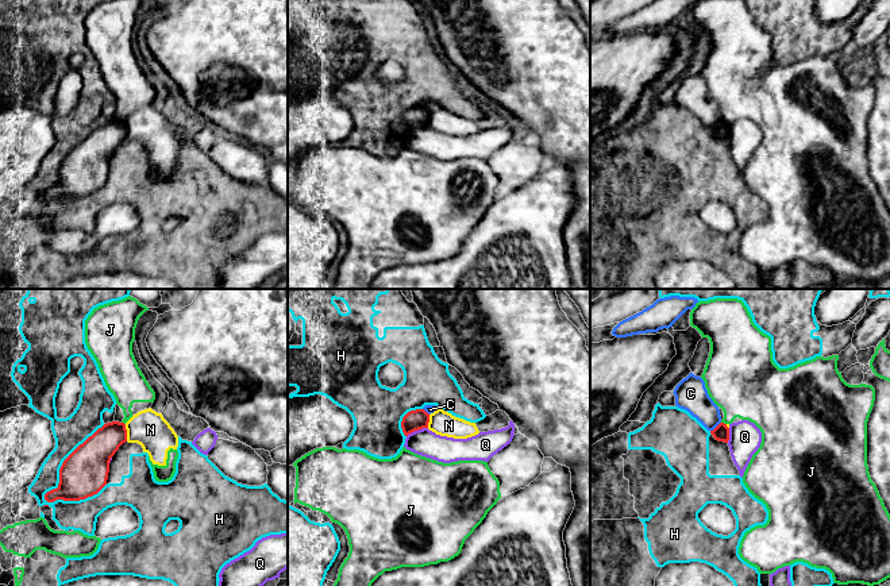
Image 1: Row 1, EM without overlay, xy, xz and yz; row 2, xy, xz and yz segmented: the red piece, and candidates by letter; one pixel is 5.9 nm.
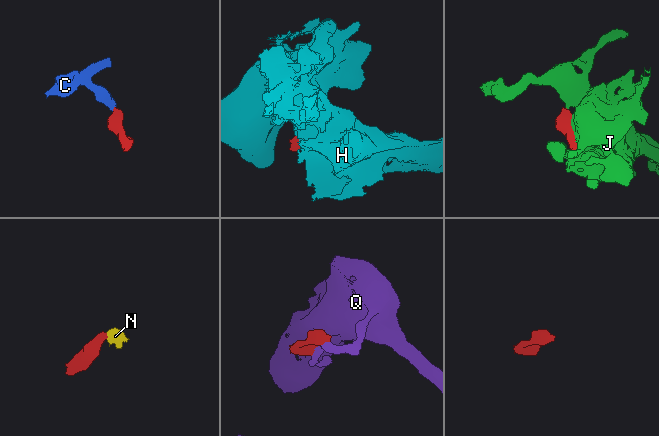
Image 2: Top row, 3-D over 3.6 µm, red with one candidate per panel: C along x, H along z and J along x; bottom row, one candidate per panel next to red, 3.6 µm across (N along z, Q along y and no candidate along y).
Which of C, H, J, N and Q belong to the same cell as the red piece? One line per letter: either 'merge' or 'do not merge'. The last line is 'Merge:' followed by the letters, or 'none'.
C: do not merge
H: do not merge
J: do not merge
N: do not merge
Q: do not merge
Merge: none

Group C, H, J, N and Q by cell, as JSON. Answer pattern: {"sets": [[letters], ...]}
{"sets": [["C"], ["H"], ["J", "N"], ["Q"]]}

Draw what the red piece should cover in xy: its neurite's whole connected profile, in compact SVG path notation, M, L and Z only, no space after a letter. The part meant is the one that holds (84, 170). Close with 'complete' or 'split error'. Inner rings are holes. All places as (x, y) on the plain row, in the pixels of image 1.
M124 120L104 122L63 158L58 185L45 197L80 198L97 192L107 182L111 155L126 139Z; complete

